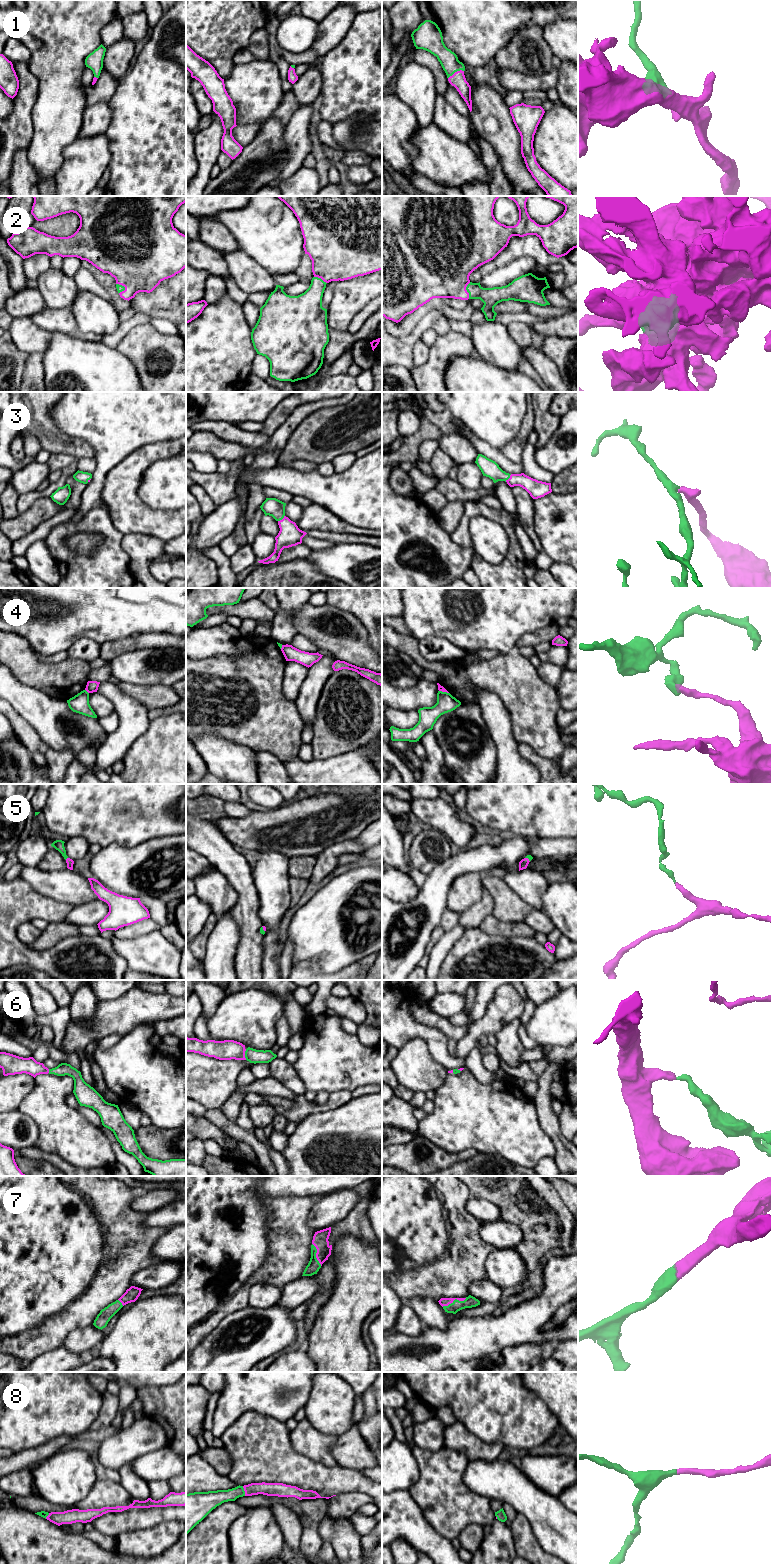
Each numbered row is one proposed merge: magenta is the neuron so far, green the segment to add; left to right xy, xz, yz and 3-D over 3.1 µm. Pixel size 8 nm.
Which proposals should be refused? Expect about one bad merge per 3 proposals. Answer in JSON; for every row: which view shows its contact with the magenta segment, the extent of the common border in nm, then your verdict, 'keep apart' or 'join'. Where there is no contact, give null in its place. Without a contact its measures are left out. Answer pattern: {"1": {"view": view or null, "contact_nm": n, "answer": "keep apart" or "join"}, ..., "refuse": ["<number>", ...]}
{"1": {"view": "yz", "contact_nm": 140, "answer": "join"}, "2": {"view": "yz", "contact_nm": 140, "answer": "join"}, "3": {"view": "yz", "contact_nm": 80, "answer": "join"}, "4": {"view": "xy", "contact_nm": 50, "answer": "keep apart"}, "5": {"view": "yz", "contact_nm": 50, "answer": "join"}, "6": {"view": "xz", "contact_nm": 90, "answer": "join"}, "7": {"view": "yz", "contact_nm": 220, "answer": "join"}, "8": {"view": "xz", "contact_nm": 80, "answer": "join"}, "refuse": ["4"]}

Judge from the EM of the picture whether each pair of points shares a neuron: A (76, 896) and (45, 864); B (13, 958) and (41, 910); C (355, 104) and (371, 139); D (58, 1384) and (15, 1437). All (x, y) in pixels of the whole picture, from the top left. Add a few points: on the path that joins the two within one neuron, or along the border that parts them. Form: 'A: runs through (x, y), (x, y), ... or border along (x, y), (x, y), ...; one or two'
A: border along (37, 866), (43, 870), (64, 870), (67, 868); two
B: runs through (11, 943), (11, 926), (26, 911); one
C: border along (371, 115), (365, 112), (356, 112), (337, 123); two
D: runs through (45, 1397), (21, 1424); one

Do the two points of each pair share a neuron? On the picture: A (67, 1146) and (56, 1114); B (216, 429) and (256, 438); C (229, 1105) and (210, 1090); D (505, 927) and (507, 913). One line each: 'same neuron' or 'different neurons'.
A: same neuron
B: same neuron
C: different neurons
D: different neurons

